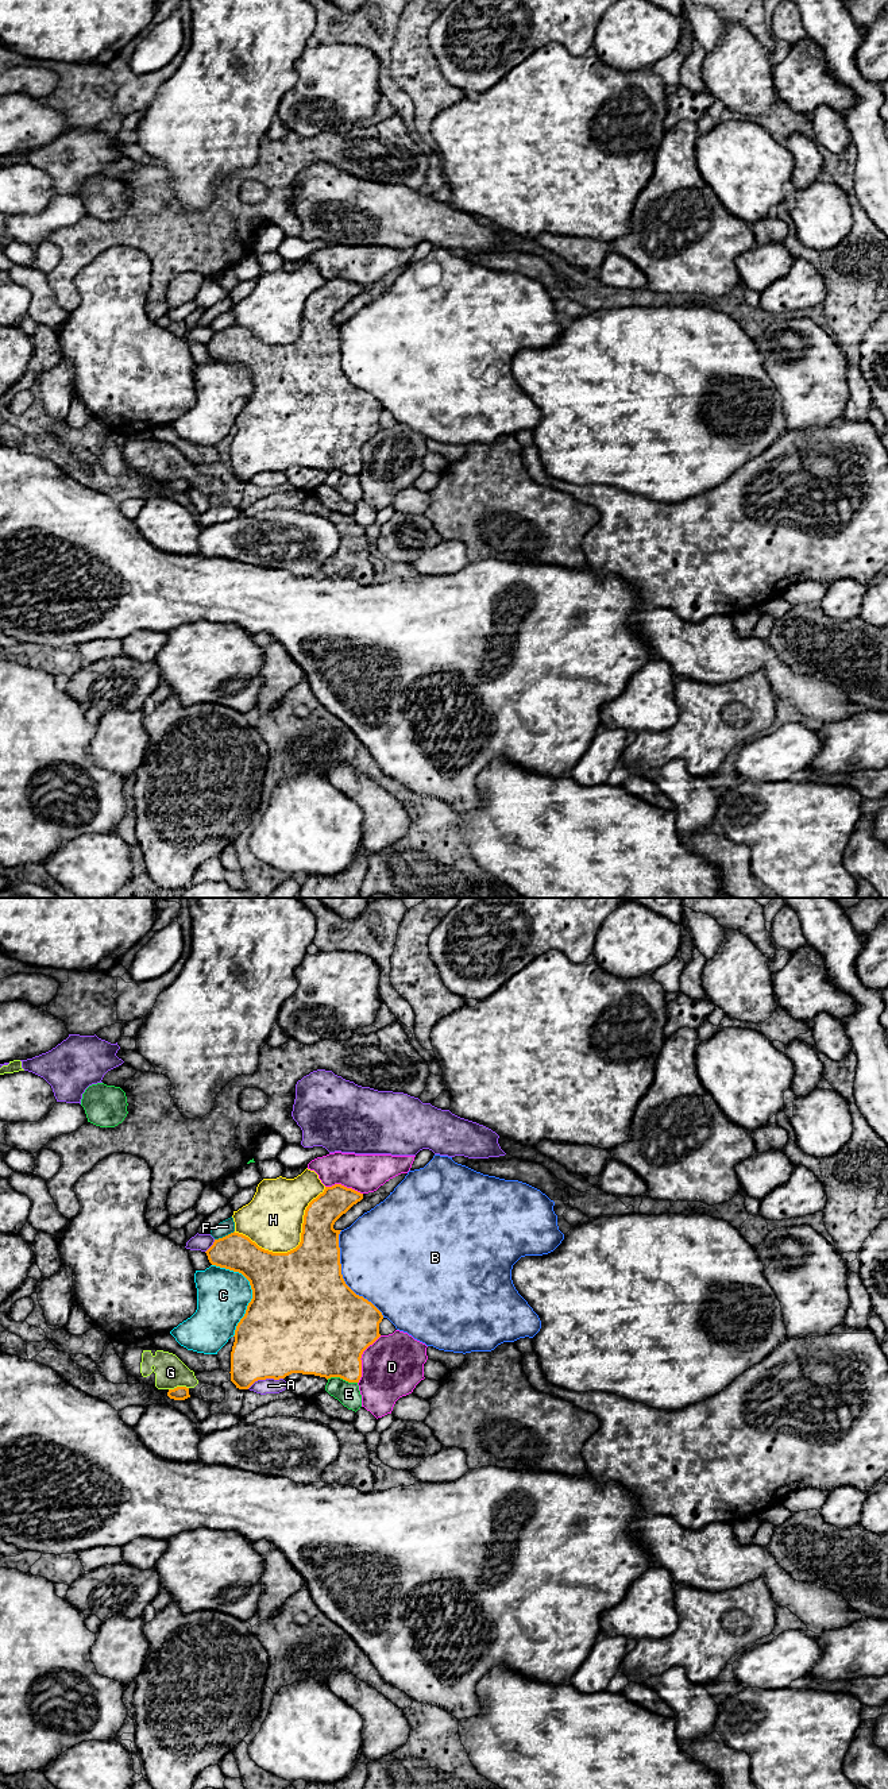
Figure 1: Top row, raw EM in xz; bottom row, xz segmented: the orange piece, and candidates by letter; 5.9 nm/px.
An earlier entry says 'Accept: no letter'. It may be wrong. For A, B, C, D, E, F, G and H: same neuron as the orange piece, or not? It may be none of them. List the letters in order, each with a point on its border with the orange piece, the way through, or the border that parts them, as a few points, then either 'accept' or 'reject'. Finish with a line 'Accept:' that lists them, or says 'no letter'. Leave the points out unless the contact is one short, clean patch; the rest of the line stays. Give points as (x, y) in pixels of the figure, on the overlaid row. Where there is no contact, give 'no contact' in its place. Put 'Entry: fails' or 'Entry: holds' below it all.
A: meets orange in xz at (265, 1379); reject
B: meets orange in xz at (342, 1276); reject
C: meets orange in xz at (253, 1291); reject
D: meets orange in xz at (361, 1357); reject
E: meets orange in xz at (342, 1377); reject
F: meets orange in xz at (226, 1236); reject
G: meets orange in xz at (178, 1387); border along xz (188, 1387), (169, 1390); reject
H: meets orange in xz at (296, 1248); reject
Accept: no letter
Entry: holds

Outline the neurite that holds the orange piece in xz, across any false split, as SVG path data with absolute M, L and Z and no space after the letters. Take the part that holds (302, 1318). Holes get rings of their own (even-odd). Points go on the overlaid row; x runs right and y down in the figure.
M341 1184L325 1187L305 1210L300 1245L287 1253L265 1250L235 1231L215 1239L205 1252L212 1265L242 1273L252 1289L231 1352L229 1373L236 1388L248 1389L258 1380L279 1380L292 1373L359 1383L362 1354L381 1337L383 1315L345 1284L339 1248L341 1230L333 1225L362 1199L363 1194Z

